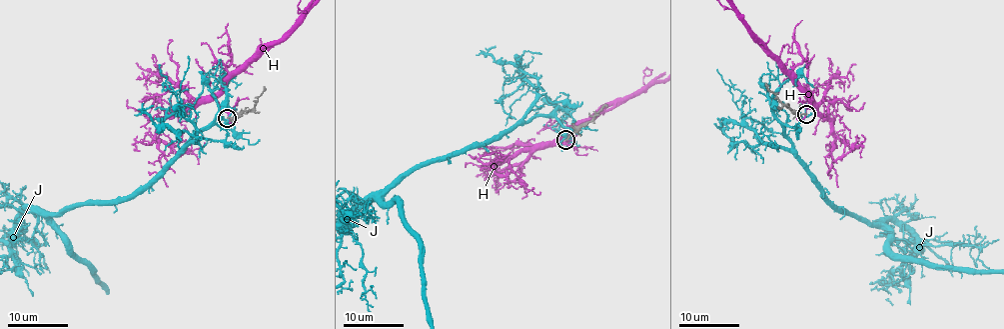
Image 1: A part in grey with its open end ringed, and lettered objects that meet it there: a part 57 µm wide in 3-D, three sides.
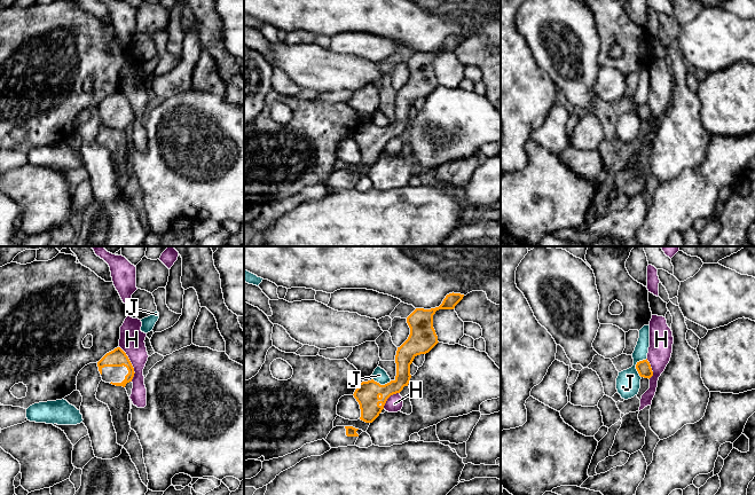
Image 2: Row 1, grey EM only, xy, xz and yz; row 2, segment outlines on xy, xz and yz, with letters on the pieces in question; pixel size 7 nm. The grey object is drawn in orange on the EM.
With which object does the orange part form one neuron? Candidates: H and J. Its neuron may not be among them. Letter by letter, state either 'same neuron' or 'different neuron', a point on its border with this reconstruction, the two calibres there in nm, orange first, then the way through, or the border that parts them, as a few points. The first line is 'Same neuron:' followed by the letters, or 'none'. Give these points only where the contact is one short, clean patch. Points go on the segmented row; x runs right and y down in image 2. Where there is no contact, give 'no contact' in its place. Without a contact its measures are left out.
Same neuron: none
H: different neuron; meets orange in xy at (131, 363); 130 nm thick on the orange side, 180 nm on the other; border along xy (119, 346), (133, 368), (134, 376), (132, 380)
J: different neuron; meets orange in yz at (636, 366); 100 nm thick on the orange side, 180 nm on the other; border along yz (646, 358), (636, 364), (636, 370), (641, 377)

